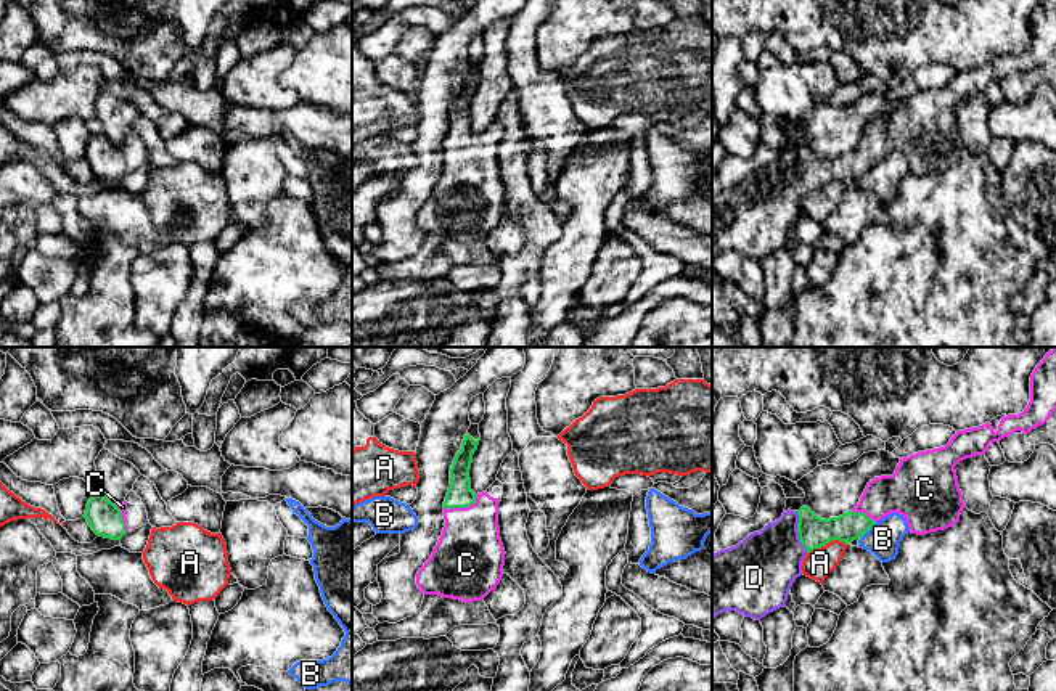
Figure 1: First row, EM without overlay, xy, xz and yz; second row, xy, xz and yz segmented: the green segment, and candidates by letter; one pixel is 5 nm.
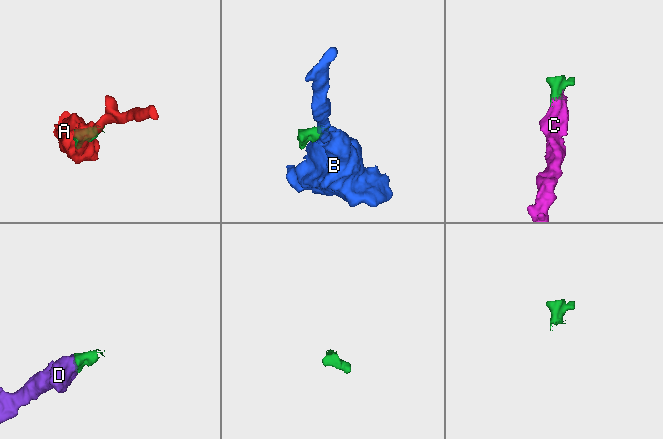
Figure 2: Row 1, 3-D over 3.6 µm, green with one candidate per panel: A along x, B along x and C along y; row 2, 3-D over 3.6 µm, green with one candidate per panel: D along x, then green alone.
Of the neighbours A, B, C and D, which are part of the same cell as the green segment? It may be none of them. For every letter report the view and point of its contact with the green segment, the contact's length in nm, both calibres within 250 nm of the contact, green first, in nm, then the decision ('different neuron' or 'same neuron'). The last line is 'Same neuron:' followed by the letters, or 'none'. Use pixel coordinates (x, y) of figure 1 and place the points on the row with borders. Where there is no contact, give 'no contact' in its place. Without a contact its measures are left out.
A: contact yz (826, 543); length 220 nm; calibres 160 and 150 nm; different neuron
B: contact yz (868, 529); length 120 nm; calibres 140 and 170 nm; different neuron
C: contact xz (462, 507); length 190 nm; calibres 130 and 340 nm; same neuron
D: contact yz (798, 531); length 220 nm; calibres 160 and 340 nm; same neuron
Same neuron: C, D

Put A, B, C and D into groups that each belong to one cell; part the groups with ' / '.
A / B / C D

